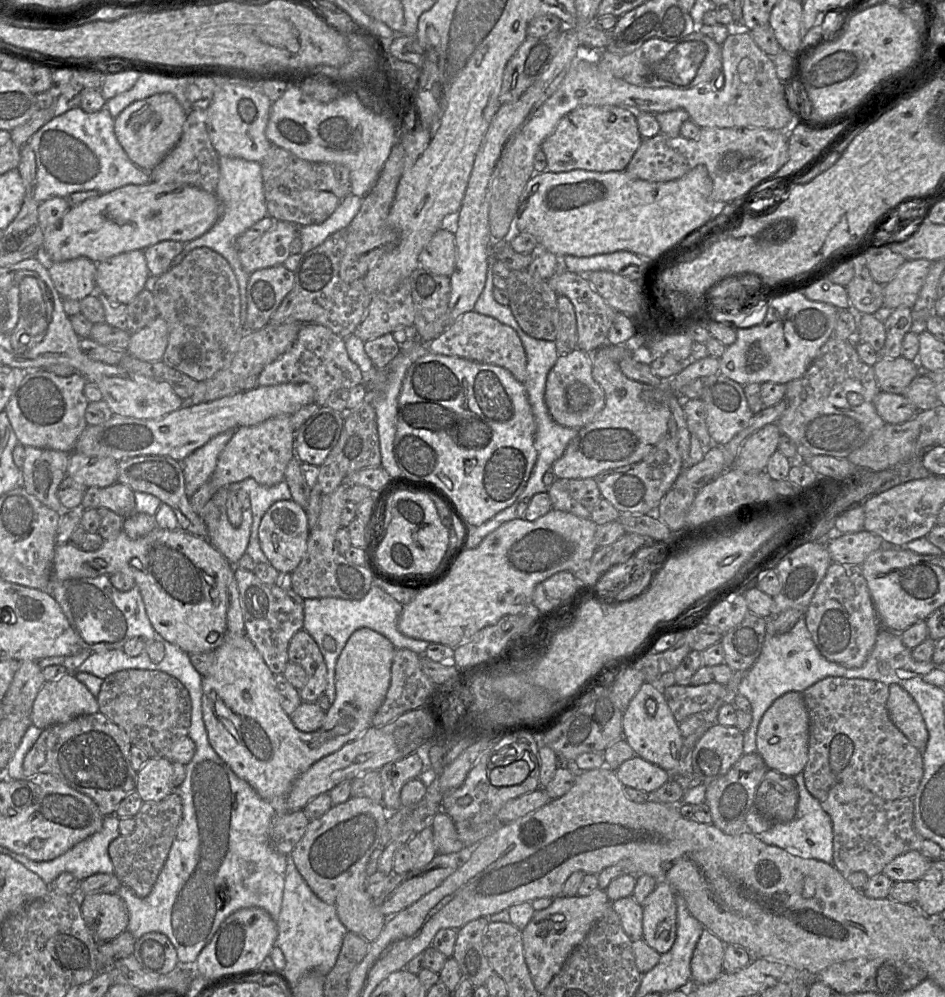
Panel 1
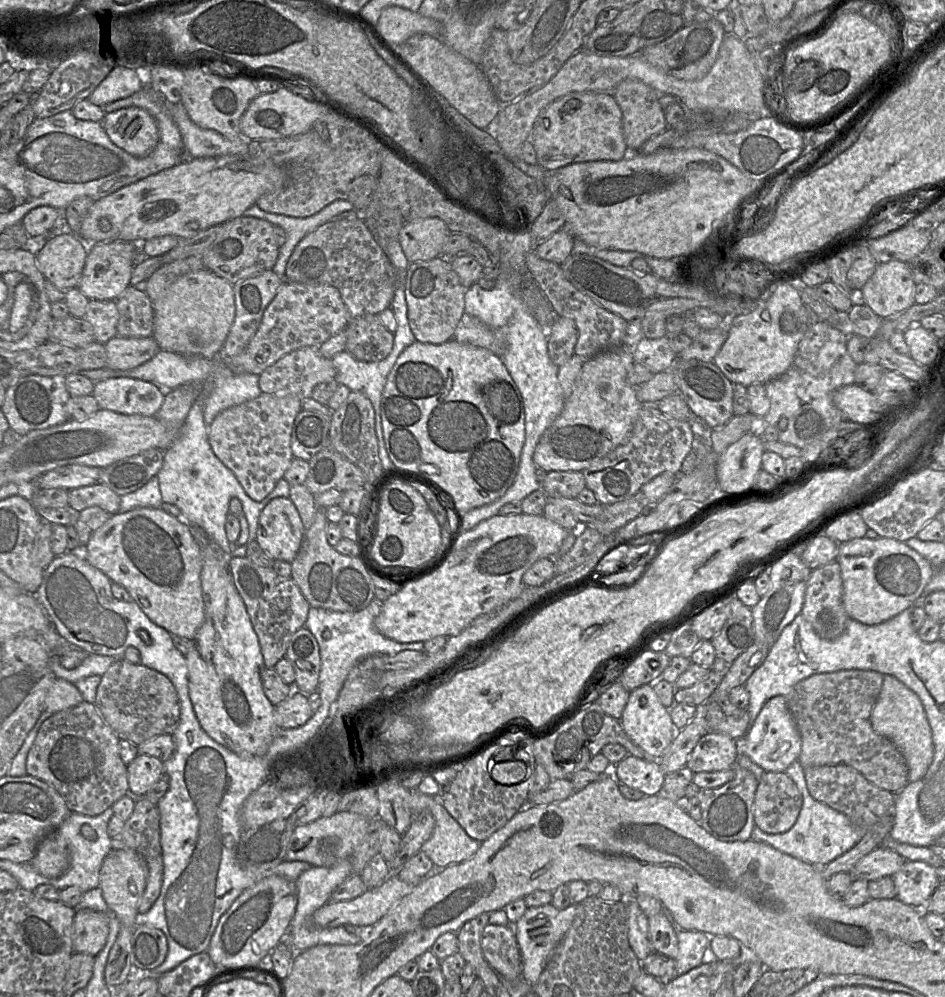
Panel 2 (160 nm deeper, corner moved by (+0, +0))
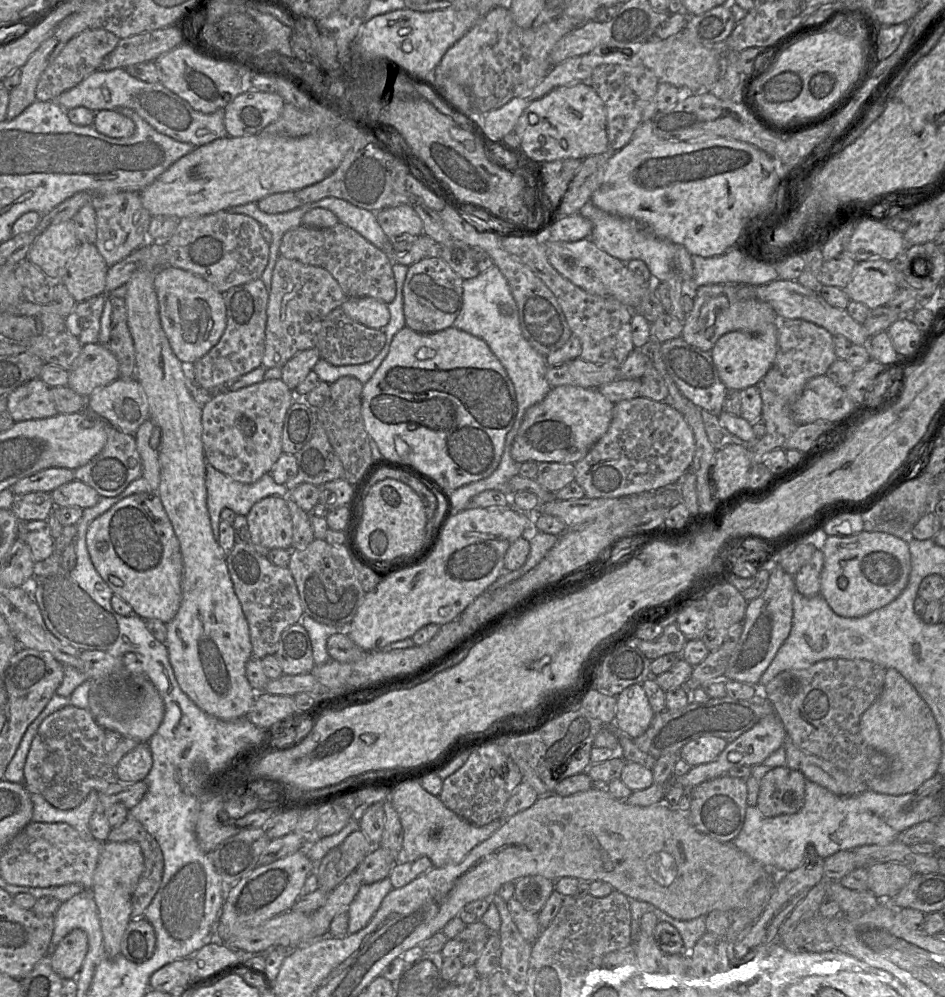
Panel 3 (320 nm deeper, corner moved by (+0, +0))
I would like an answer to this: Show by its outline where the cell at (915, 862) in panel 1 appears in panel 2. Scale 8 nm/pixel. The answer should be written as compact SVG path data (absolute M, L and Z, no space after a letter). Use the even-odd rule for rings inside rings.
M879 847L863 857L849 873L854 880L878 880L891 877L905 861L896 851Z

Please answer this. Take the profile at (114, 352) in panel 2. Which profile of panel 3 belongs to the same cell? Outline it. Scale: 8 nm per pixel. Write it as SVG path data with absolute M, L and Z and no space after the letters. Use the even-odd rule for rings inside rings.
M97 342L83 345L80 355L69 370L67 386L88 398L97 389L118 378L117 359L106 347Z

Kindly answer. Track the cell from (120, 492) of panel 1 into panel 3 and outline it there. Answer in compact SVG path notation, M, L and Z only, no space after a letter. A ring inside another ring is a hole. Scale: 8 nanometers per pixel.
M73 480L65 483L51 492L56 507L79 507L81 509L95 506L101 496L91 486Z

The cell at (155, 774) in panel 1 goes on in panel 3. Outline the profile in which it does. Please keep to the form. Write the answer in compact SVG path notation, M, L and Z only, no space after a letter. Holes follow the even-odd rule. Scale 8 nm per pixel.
M147 742L137 746L122 757L115 768L115 779L135 783L143 781L153 765L151 750Z

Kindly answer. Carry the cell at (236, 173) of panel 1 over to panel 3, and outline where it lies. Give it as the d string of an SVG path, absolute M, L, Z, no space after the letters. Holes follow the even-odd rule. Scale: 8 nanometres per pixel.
M125 68L97 70L75 87L61 93L54 101L65 110L82 106L95 113L100 110L116 110L120 107L129 108L158 132L176 141L192 144L194 147L228 136L224 125L224 109L208 114L199 112L160 82L144 82L129 75Z

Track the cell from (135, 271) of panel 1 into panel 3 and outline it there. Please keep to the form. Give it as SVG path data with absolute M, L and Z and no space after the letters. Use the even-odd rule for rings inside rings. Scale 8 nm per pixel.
M93 243L80 244L59 279L77 303L106 294L109 266Z

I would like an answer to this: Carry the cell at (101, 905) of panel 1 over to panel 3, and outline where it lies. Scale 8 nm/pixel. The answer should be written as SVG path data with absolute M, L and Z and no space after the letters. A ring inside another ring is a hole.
M81 929L72 930L49 953L53 970L63 979L76 979L87 951L87 934Z

